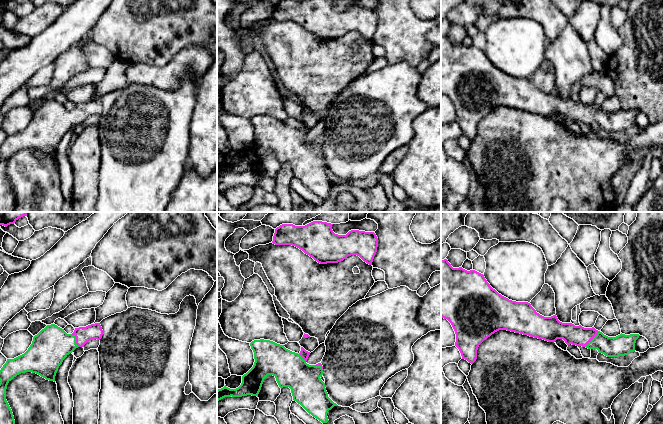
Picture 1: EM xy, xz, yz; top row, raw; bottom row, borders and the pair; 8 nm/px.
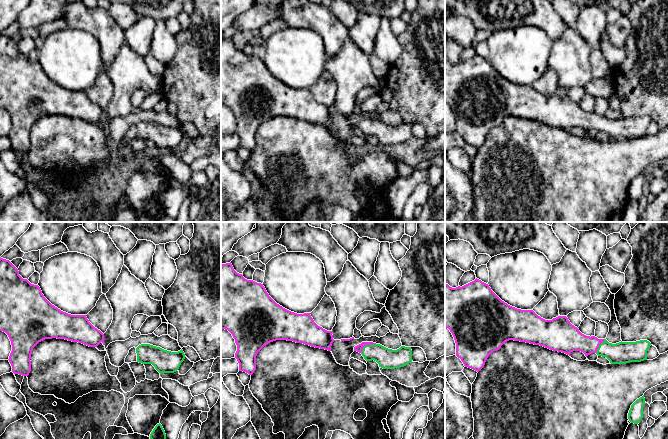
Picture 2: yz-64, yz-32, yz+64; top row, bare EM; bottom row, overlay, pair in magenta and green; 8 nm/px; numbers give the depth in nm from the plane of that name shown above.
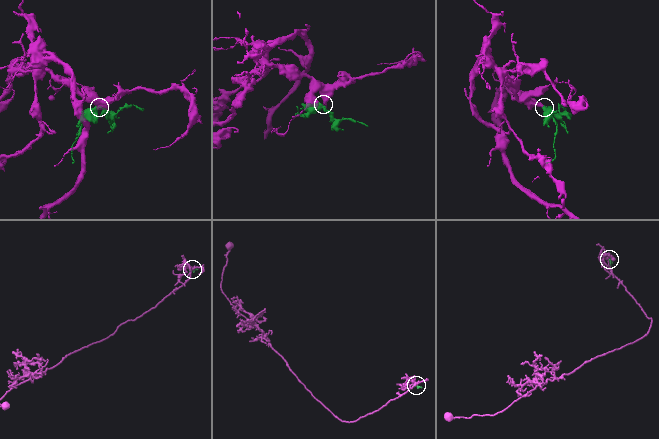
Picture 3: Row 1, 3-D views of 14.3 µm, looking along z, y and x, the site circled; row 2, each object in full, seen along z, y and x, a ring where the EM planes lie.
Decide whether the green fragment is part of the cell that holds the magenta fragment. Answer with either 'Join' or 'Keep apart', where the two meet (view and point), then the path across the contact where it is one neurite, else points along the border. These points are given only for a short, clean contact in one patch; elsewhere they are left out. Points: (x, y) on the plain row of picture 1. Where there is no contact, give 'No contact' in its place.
Join. Touches magenta at yz (591, 115). Path across: yz (576, 111), (591, 115), (605, 121), (621, 121)

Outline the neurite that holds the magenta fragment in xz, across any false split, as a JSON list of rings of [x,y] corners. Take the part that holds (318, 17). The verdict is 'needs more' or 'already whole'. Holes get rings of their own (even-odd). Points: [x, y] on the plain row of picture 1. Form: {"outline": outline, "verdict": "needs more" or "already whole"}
{"outline": [[[282,0],[275,5],[272,19],[295,22],[320,40],[338,39],[348,32],[357,31],[364,38],[372,41],[378,23],[376,10],[374,8],[351,6],[346,11],[338,11],[333,8],[332,1],[307,0],[305,2],[295,2],[293,0]]], "verdict": "already whole"}

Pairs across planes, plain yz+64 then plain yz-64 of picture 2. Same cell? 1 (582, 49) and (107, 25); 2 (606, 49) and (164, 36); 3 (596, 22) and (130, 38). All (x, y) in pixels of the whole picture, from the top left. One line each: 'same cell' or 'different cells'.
1: different cells
2: same cell
3: same cell

